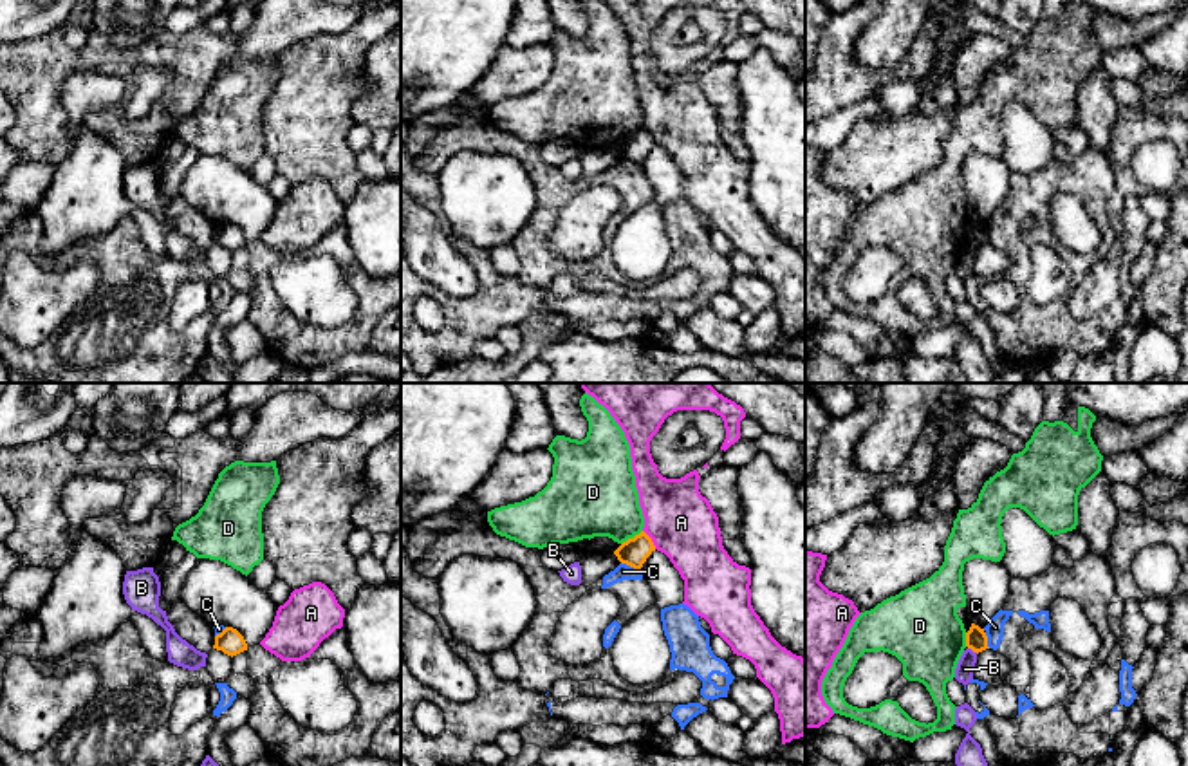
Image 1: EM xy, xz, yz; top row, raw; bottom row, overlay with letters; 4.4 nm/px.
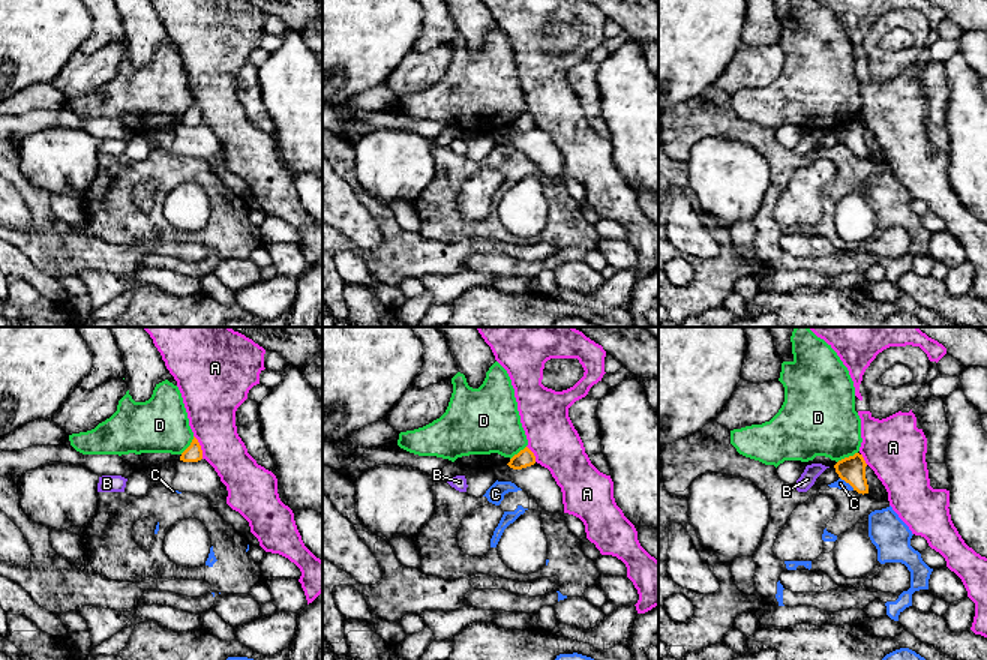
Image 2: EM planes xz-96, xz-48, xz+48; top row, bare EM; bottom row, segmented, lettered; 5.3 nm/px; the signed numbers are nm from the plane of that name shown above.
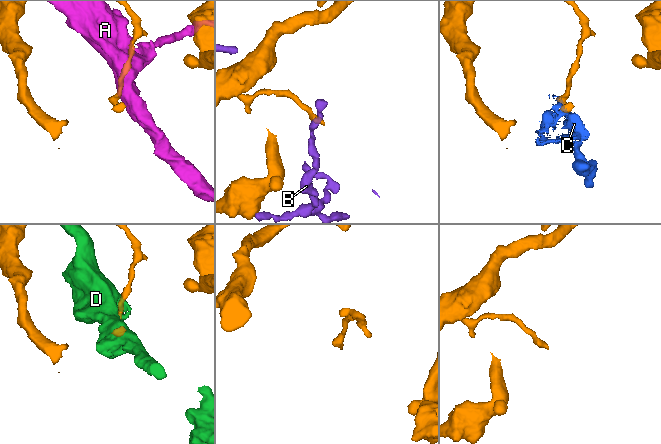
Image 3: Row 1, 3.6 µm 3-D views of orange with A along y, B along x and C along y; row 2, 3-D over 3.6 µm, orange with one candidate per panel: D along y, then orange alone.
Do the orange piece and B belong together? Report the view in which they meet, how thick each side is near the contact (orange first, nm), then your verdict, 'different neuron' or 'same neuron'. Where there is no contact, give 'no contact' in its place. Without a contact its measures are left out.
contact in yz; calibres 100 and 80 nm; different neuron

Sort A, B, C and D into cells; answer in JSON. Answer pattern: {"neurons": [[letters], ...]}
{"neurons": [["A"], ["B"], ["C"], ["D"]]}

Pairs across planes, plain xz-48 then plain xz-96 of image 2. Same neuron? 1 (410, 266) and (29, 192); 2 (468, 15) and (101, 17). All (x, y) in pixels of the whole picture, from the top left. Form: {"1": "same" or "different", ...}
{"1": "same", "2": "different"}

